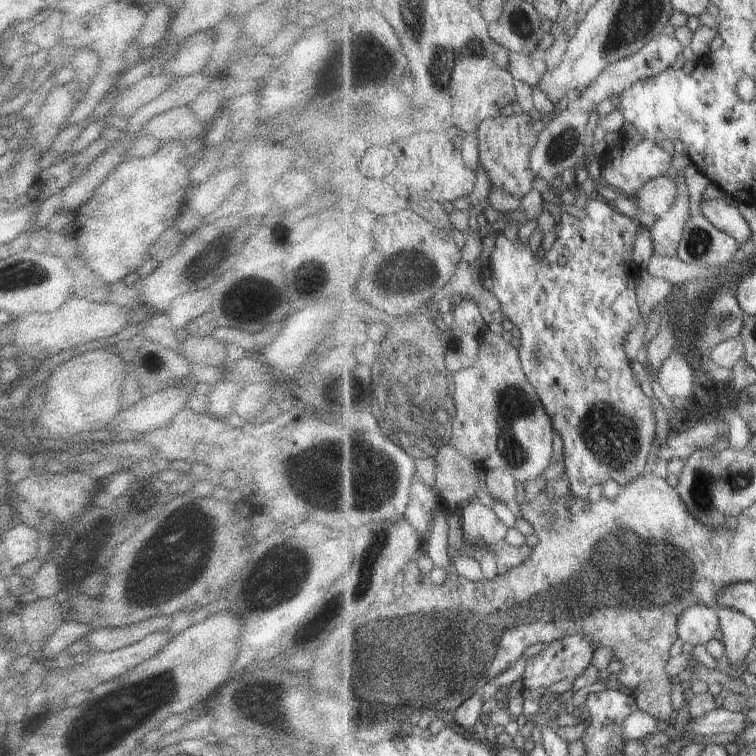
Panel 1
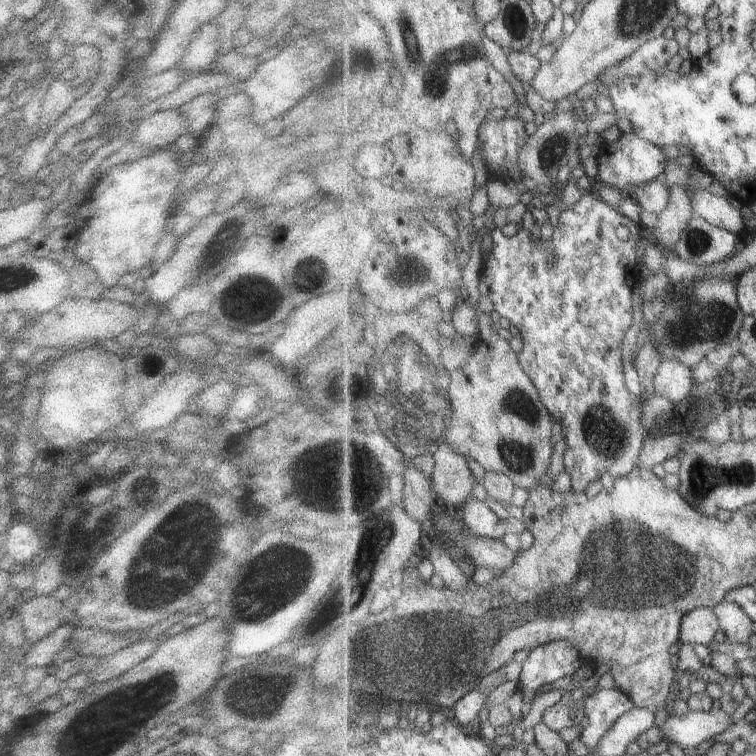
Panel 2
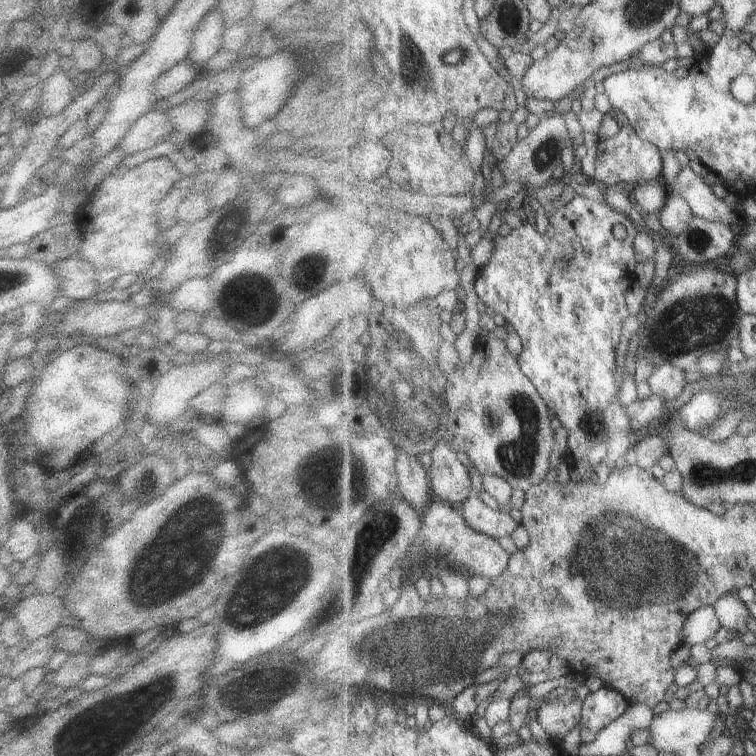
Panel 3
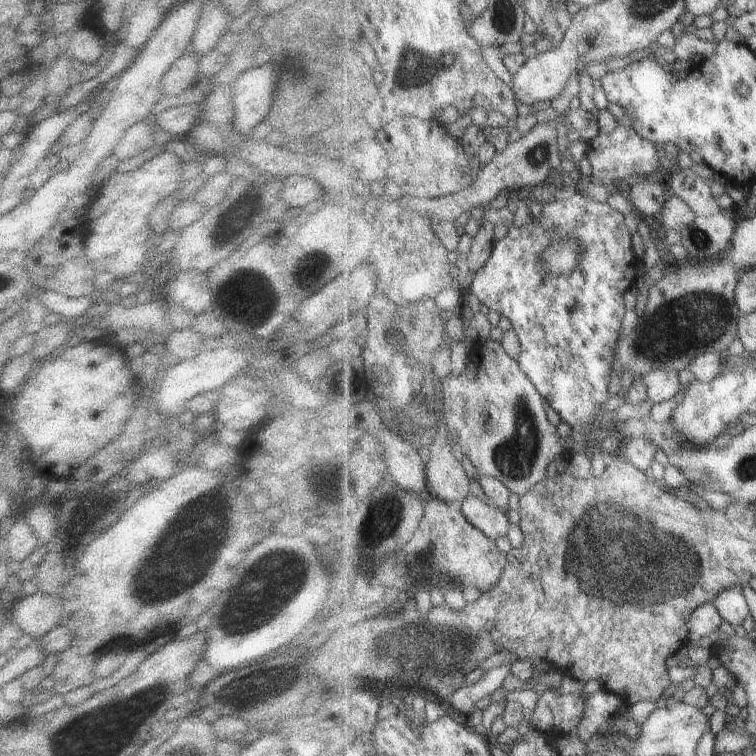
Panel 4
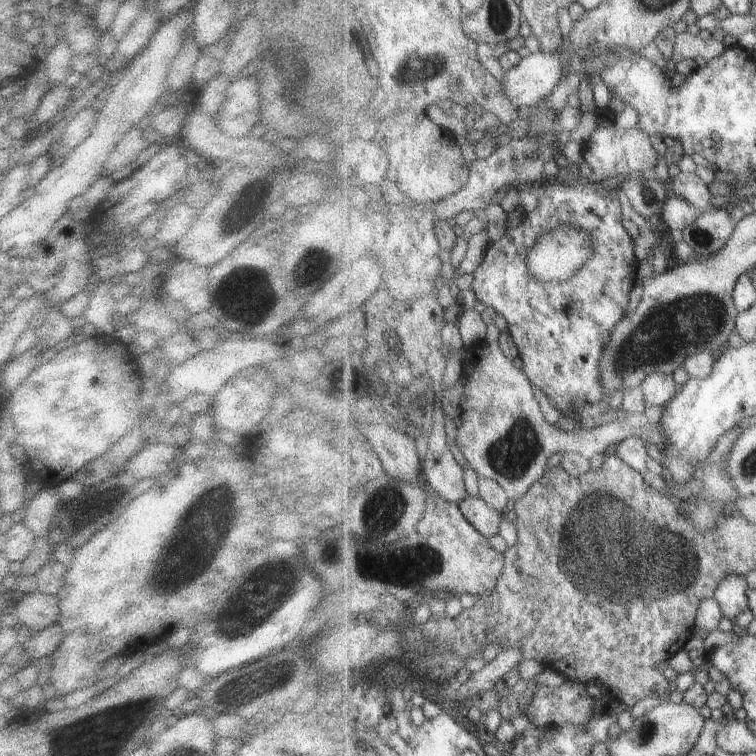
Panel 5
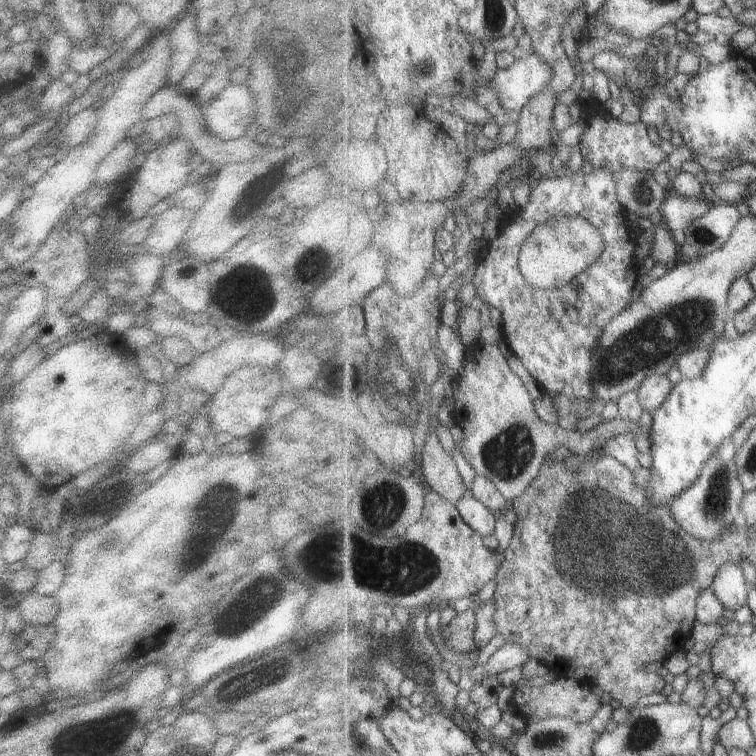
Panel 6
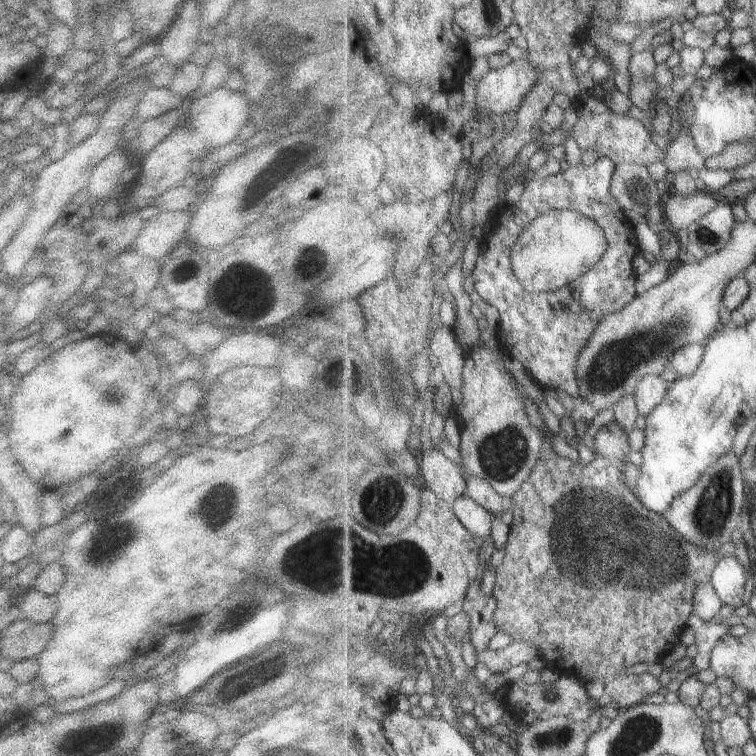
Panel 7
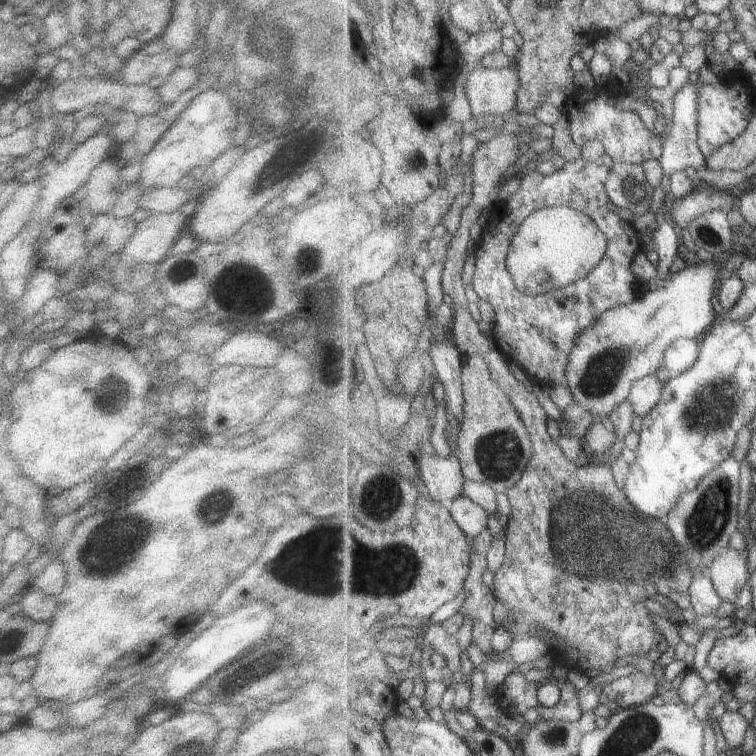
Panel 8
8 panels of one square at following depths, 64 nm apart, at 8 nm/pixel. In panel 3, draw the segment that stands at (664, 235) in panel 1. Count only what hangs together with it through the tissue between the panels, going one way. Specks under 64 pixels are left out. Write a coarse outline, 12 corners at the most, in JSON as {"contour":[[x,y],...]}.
{"contour":[[670,191],[658,218],[674,240],[694,217],[687,200]]}

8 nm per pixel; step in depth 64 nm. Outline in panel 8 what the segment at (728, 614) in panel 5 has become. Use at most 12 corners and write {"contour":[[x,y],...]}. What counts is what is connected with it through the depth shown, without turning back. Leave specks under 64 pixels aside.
{"contour":[[746,549],[720,556],[708,571],[723,601],[734,603],[749,577]]}

